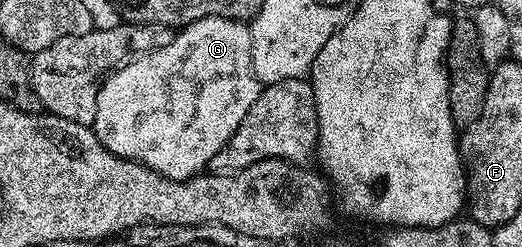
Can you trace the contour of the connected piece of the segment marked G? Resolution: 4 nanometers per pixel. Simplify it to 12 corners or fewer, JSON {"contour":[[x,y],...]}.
{"contour":[[206,17],[100,84],[110,153],[192,179],[261,90]]}

